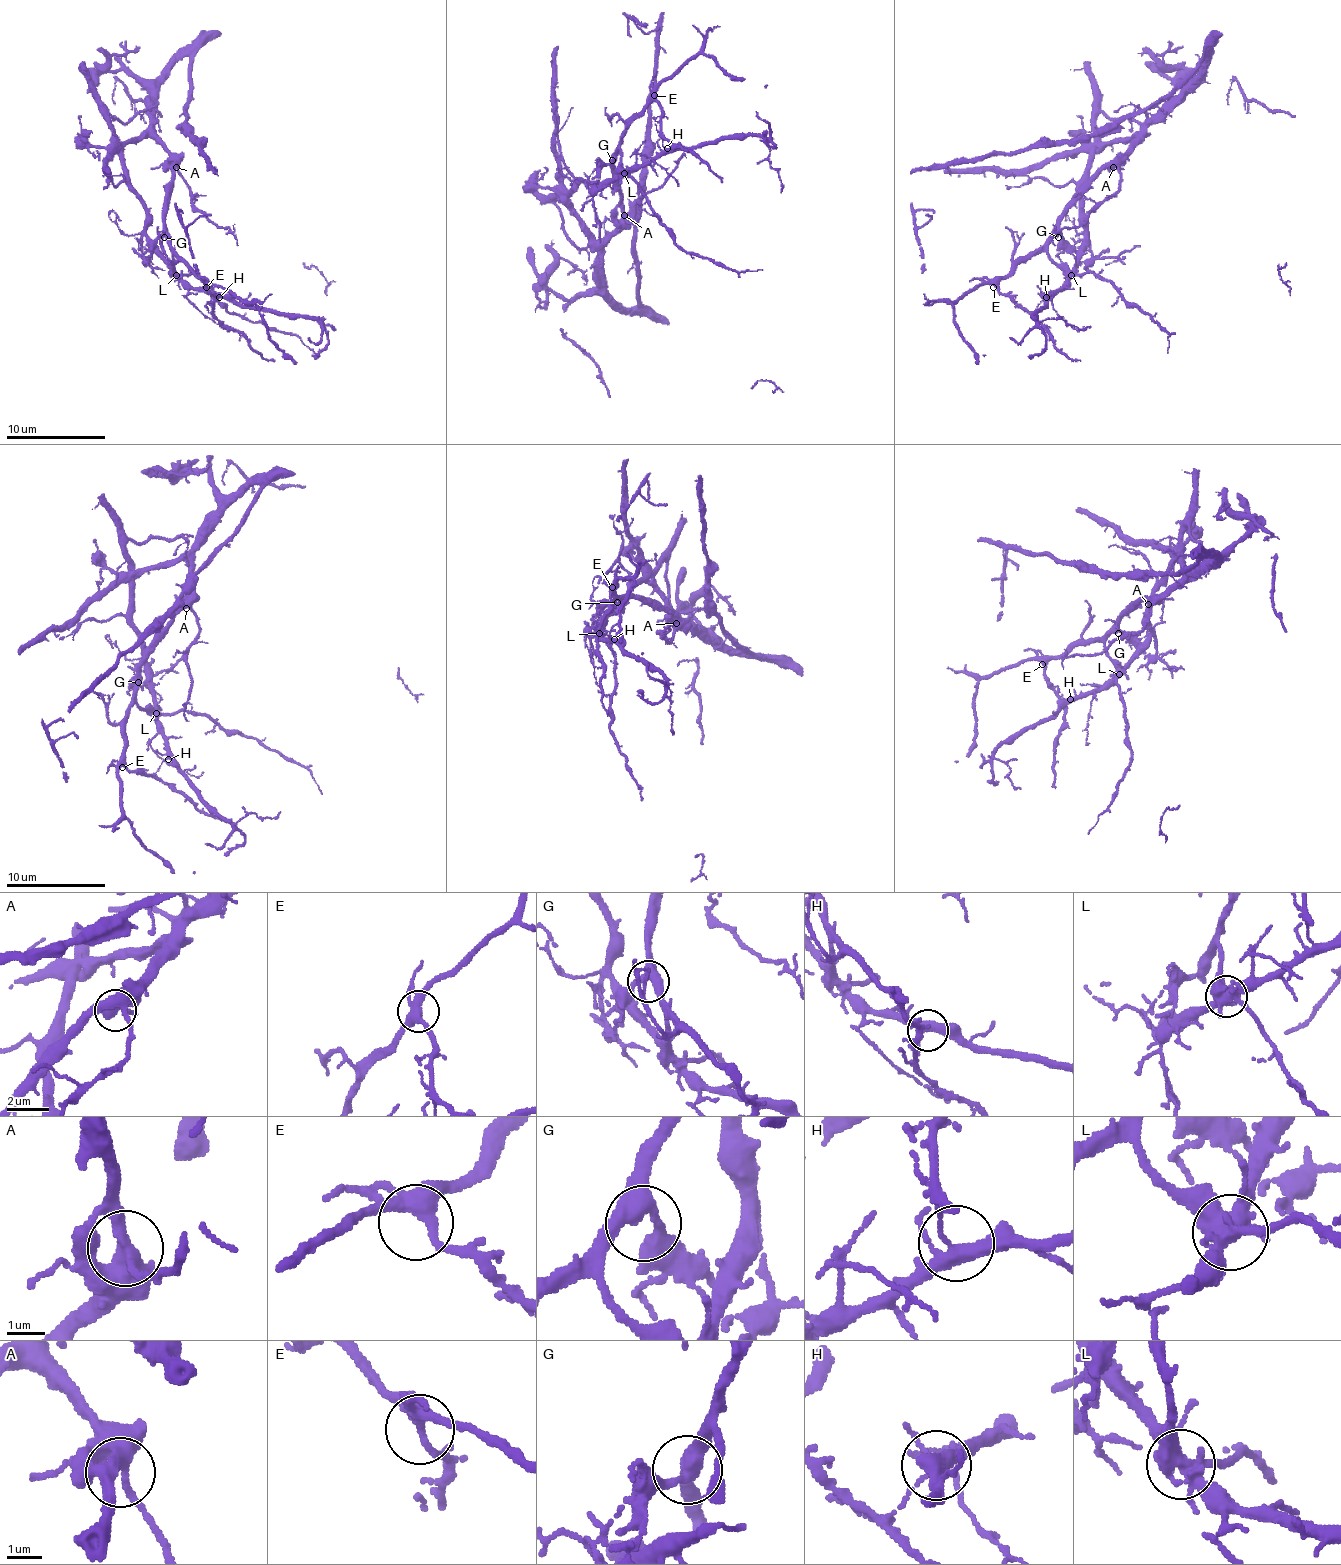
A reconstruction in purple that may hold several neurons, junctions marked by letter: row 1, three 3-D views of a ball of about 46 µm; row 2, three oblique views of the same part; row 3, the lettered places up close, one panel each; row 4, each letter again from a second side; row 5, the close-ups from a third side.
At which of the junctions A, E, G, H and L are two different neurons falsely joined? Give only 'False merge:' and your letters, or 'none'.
False merge: L

